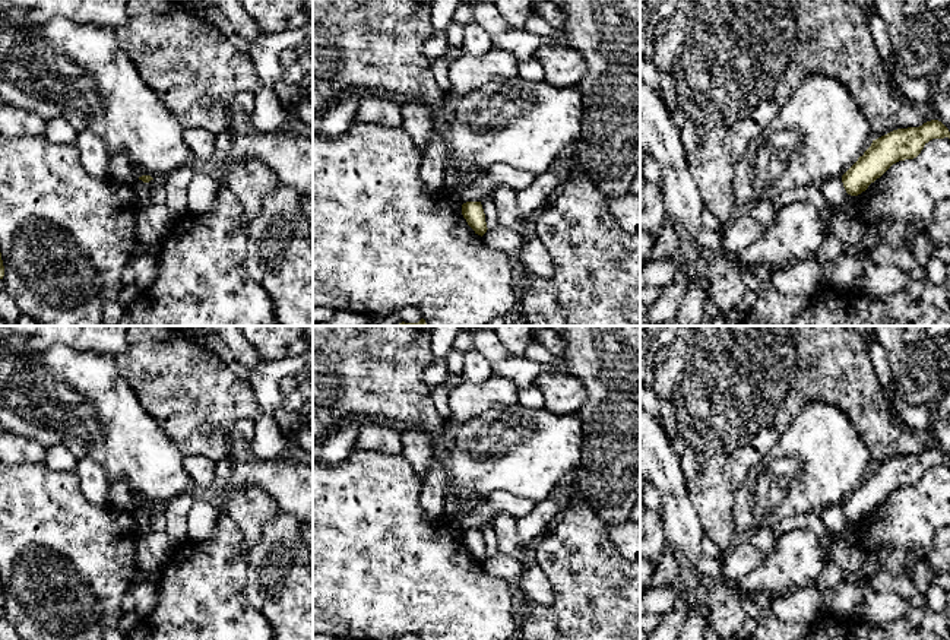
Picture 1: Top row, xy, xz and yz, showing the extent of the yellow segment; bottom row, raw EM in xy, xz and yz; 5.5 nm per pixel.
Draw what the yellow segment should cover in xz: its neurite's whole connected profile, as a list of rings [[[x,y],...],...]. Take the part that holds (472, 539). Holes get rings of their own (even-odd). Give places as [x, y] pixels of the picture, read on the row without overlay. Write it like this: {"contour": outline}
{"contour": [[[466,529],[462,532],[462,542],[466,546],[468,552],[478,563],[484,563],[487,560],[485,541],[481,529]]]}

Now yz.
{"contour": [[[938,447],[919,454],[893,457],[875,468],[842,503],[848,522],[858,523],[880,506],[893,491],[916,485],[932,466],[950,466],[949,456]]]}

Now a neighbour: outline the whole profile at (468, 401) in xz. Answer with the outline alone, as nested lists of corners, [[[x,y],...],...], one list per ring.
[[[495,374],[482,383],[465,380],[449,395],[453,425],[465,424],[497,408],[517,405],[517,390],[512,380]]]

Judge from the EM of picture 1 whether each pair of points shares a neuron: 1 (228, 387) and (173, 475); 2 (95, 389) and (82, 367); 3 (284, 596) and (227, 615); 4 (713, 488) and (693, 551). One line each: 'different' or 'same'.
1: different
2: same
3: different
4: different

